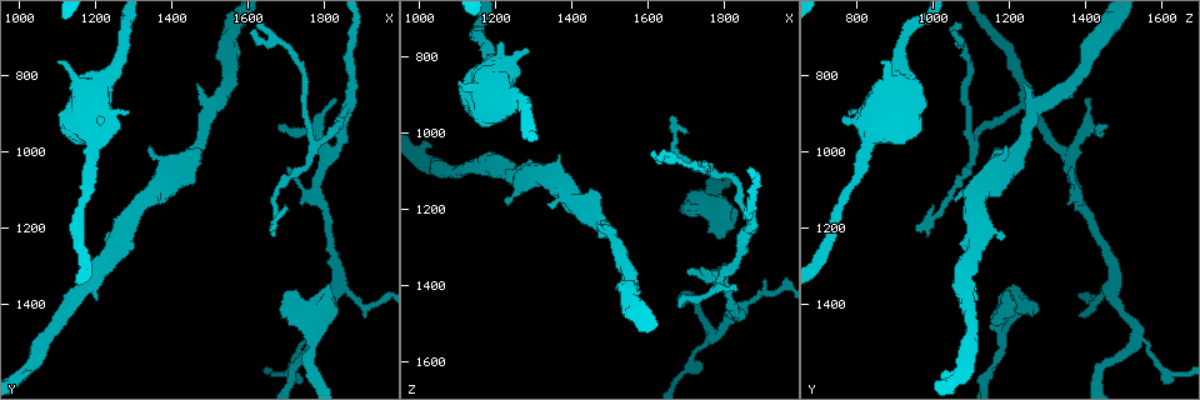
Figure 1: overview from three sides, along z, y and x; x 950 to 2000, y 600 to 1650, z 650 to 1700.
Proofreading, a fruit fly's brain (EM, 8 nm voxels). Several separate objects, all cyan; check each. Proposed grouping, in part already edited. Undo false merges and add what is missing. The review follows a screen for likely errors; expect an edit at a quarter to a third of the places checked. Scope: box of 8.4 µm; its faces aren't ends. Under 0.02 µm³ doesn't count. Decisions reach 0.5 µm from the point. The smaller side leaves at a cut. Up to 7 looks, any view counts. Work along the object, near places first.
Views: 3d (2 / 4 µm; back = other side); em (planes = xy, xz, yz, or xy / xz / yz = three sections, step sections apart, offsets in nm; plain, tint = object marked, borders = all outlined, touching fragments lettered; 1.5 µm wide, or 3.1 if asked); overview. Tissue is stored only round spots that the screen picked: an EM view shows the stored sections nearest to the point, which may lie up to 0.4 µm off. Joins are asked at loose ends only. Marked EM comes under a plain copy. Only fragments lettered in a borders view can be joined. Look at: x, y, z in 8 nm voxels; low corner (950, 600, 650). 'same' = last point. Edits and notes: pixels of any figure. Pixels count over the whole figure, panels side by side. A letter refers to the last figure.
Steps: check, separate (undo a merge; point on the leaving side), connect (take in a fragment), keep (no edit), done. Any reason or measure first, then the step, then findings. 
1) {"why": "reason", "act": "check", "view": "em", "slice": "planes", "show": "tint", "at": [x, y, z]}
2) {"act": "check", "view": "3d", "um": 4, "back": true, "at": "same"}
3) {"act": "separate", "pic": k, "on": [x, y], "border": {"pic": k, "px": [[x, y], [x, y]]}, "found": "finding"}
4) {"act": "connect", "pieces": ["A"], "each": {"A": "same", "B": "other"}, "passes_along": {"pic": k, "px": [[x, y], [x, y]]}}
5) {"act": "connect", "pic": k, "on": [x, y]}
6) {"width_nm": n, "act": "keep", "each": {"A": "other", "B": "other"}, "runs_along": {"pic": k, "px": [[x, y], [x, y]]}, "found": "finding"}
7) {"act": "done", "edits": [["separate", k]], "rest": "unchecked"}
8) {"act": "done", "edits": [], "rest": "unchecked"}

{"why": "calibre changes", "act": "check", "view": "em", "slice": "planes", "show": "borders", "at": [1455, 1000, 1215]}

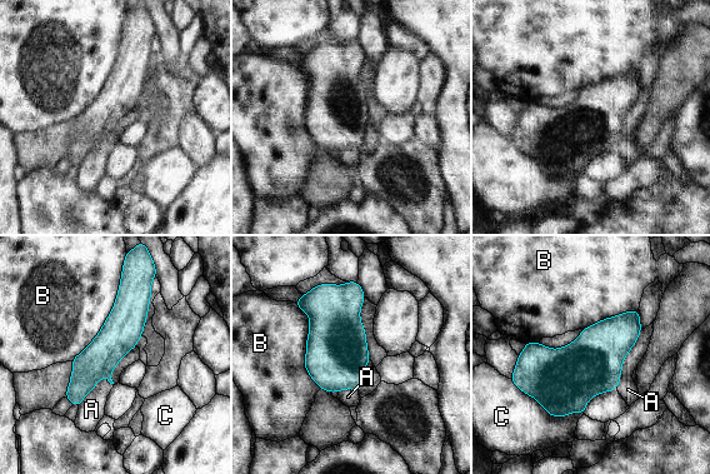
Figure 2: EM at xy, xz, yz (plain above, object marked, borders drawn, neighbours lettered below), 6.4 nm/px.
{"act": "keep", "each": {"A": "other", "B": "other", "C": "other"}, "runs_along": {"pic": 2, "px": [[121, 290], [123, 329], [75, 402]]}, "found": "continuous, no second neuron"}

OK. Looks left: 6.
{"why": "tapers out", "act": "check", "view": "em", "slice": "planes", "show": "borders", "at": [1610, 675, 1055]}

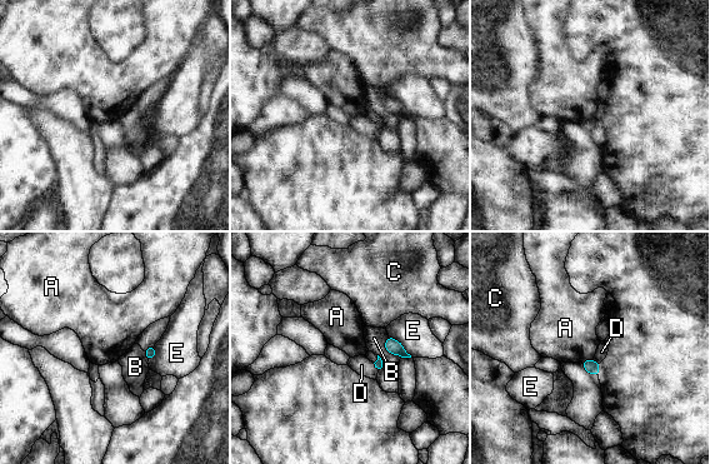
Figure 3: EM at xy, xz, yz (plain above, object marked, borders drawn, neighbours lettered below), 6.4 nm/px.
{"act": "keep", "each": {"A": "other", "B": "other", "C": "other", "D": "other", "E": "other"}, "border": {"pic": 3, "px": [[593, 358], [585, 359], [581, 363]]}, "found": "no lettered fragment goes on from it"}

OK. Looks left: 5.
{"why": "thin end", "act": "check", "view": "em", "slice": "planes", "show": "borders", "at": [1680, 925, 1455]}

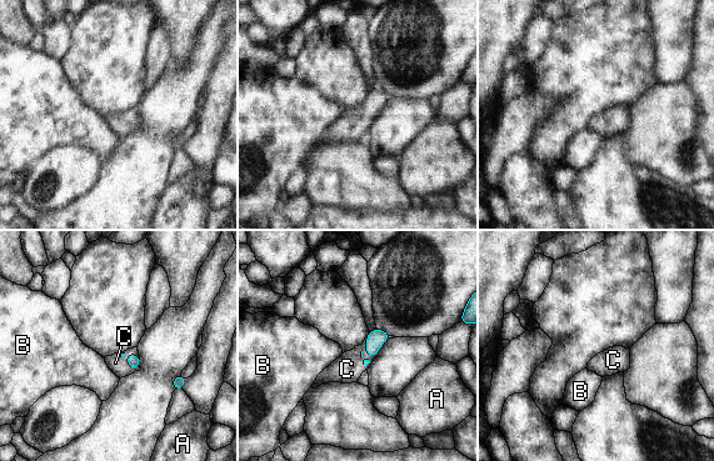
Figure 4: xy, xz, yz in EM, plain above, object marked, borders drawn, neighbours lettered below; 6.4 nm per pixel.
{"longest_contact_nm": ["C", 200], "act": "connect", "pieces": ["C"], "each": {"A": "other", "B": "other", "C": "same"}, "passes_along": {"pic": 4, "px": [[377, 337], [374, 355], [346, 369]]}, "found": "it goes on there"}

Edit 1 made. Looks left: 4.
{"act": "done", "edits": [["connect", 4]], "rest": "unchecked"}

